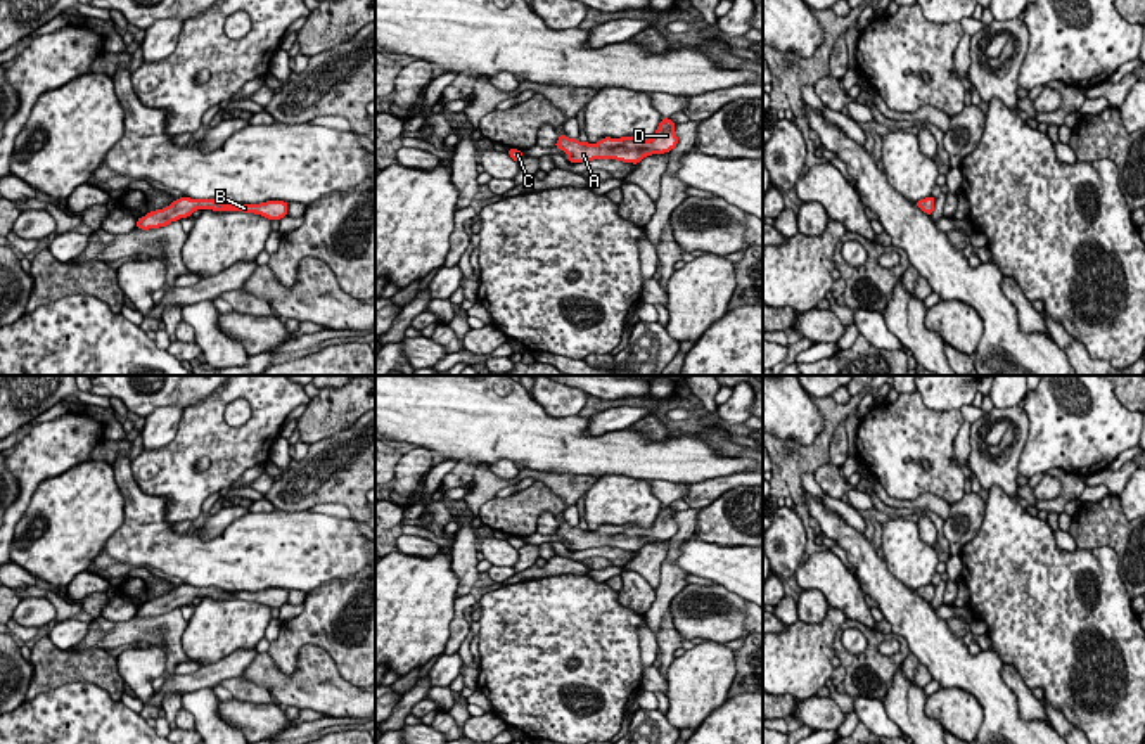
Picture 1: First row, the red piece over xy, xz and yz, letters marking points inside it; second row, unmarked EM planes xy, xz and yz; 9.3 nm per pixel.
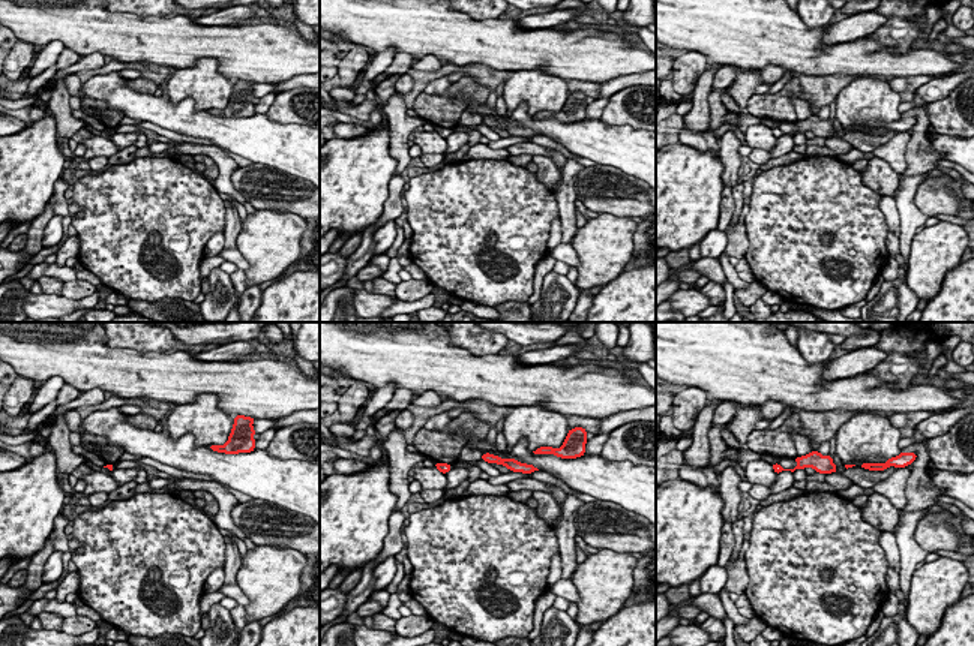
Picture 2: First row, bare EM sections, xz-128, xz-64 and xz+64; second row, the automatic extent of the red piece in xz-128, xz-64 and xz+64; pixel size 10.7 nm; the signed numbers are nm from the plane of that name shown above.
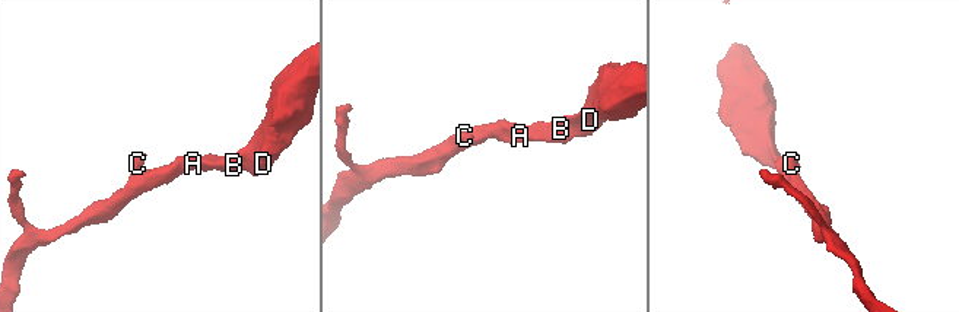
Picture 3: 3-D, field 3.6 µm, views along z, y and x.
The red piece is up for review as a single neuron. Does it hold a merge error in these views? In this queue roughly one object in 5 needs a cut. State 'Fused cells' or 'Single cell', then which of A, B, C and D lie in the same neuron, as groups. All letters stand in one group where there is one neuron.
Single cell. Groups: A B C D

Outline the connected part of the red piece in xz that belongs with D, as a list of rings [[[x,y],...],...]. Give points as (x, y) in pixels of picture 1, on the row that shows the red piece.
[[[662,118],[650,140],[640,140],[636,137],[605,137],[597,144],[588,144],[579,142],[578,138],[569,138],[567,135],[559,135],[553,147],[564,151],[567,154],[567,161],[572,164],[593,159],[616,159],[638,164],[649,154],[664,154],[675,149],[678,144],[675,128],[676,125],[669,118]]]

